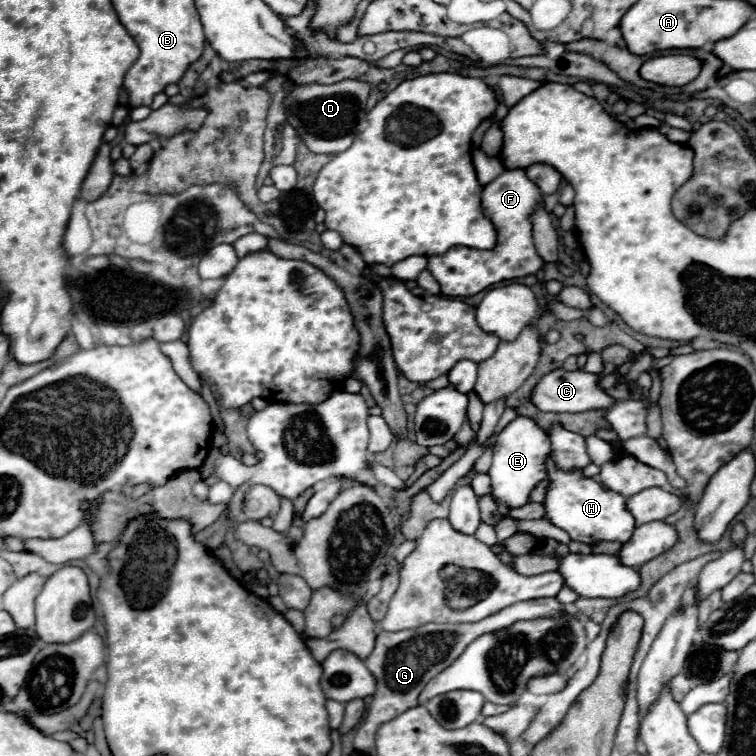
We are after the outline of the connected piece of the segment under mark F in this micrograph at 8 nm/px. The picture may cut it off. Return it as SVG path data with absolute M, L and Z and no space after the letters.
M524 169L502 171L492 183L488 183L482 191L482 209L484 215L492 221L498 231L494 249L470 249L456 247L444 255L428 259L428 271L442 287L442 295L446 297L472 297L484 291L490 285L500 281L512 281L528 275L536 275L536 247L532 237L532 213L538 209L542 201L540 189L532 181L528 181Z

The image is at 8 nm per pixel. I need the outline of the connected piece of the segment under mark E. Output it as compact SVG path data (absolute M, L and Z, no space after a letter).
M516 417L512 423L508 423L496 437L496 443L492 445L494 459L492 467L488 471L492 479L492 495L494 499L504 501L508 507L522 507L528 503L528 495L534 489L536 483L546 479L544 471L544 459L550 453L550 437L544 433L534 419L530 417Z

